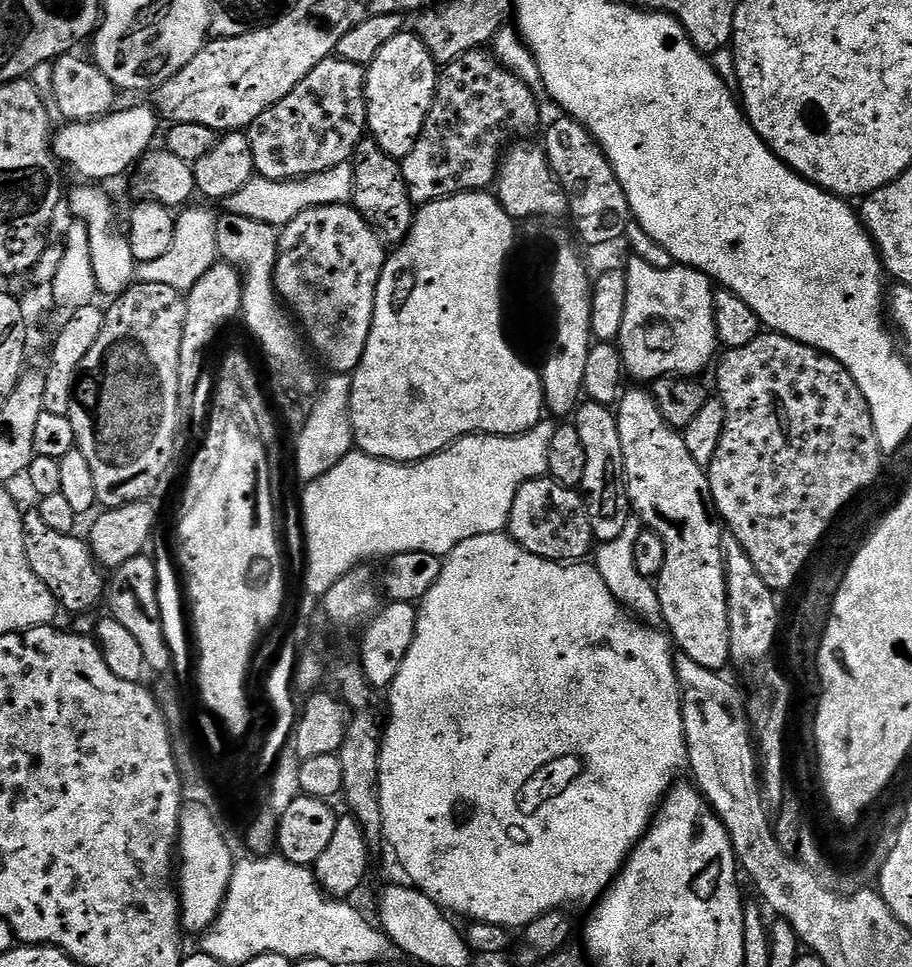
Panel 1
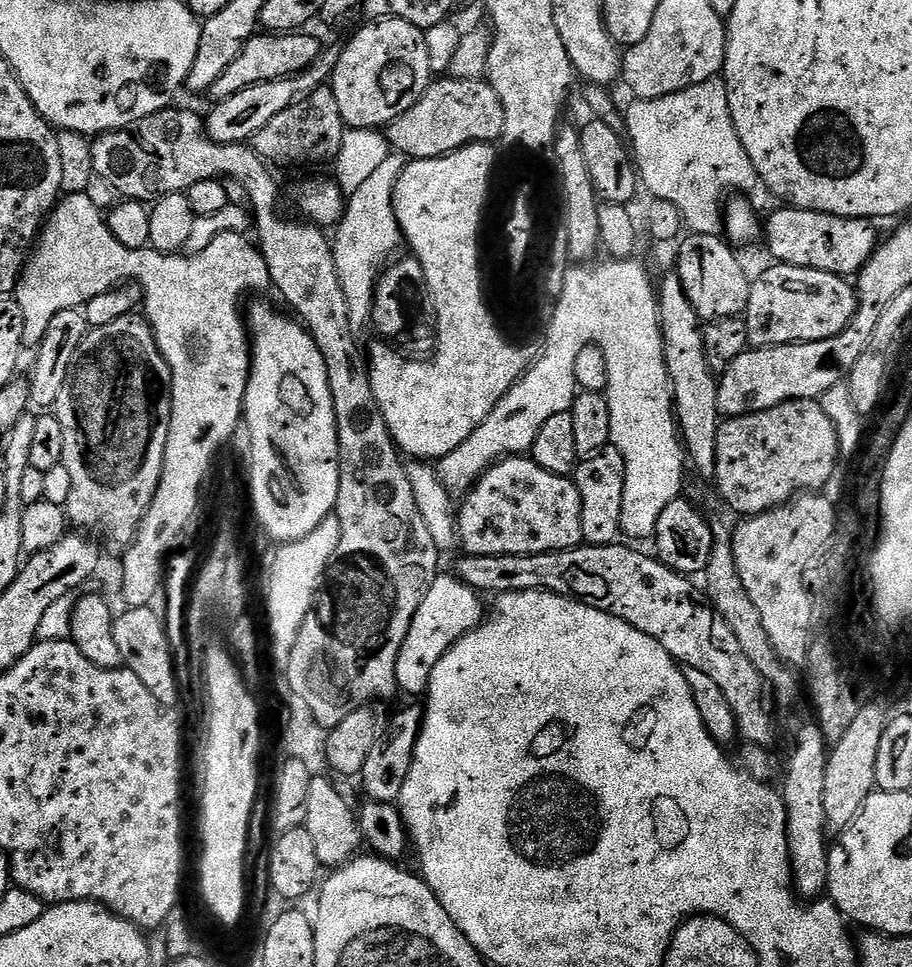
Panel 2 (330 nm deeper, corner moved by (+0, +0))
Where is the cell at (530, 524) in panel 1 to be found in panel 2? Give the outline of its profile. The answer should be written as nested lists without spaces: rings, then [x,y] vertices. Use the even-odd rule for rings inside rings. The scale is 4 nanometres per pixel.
[[[527,455],[510,456],[487,468],[474,487],[459,501],[456,516],[458,544],[469,556],[490,554],[546,554],[581,547],[582,502],[575,483],[569,477],[542,470]]]

